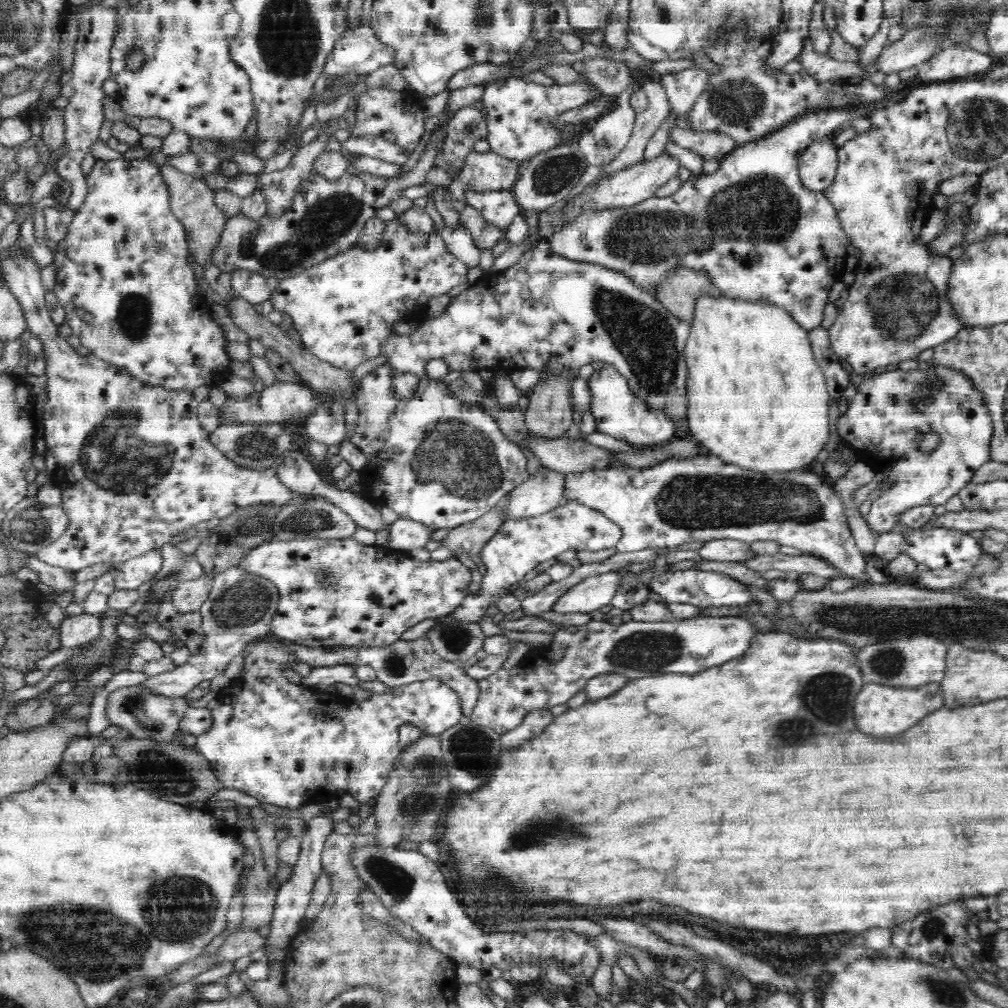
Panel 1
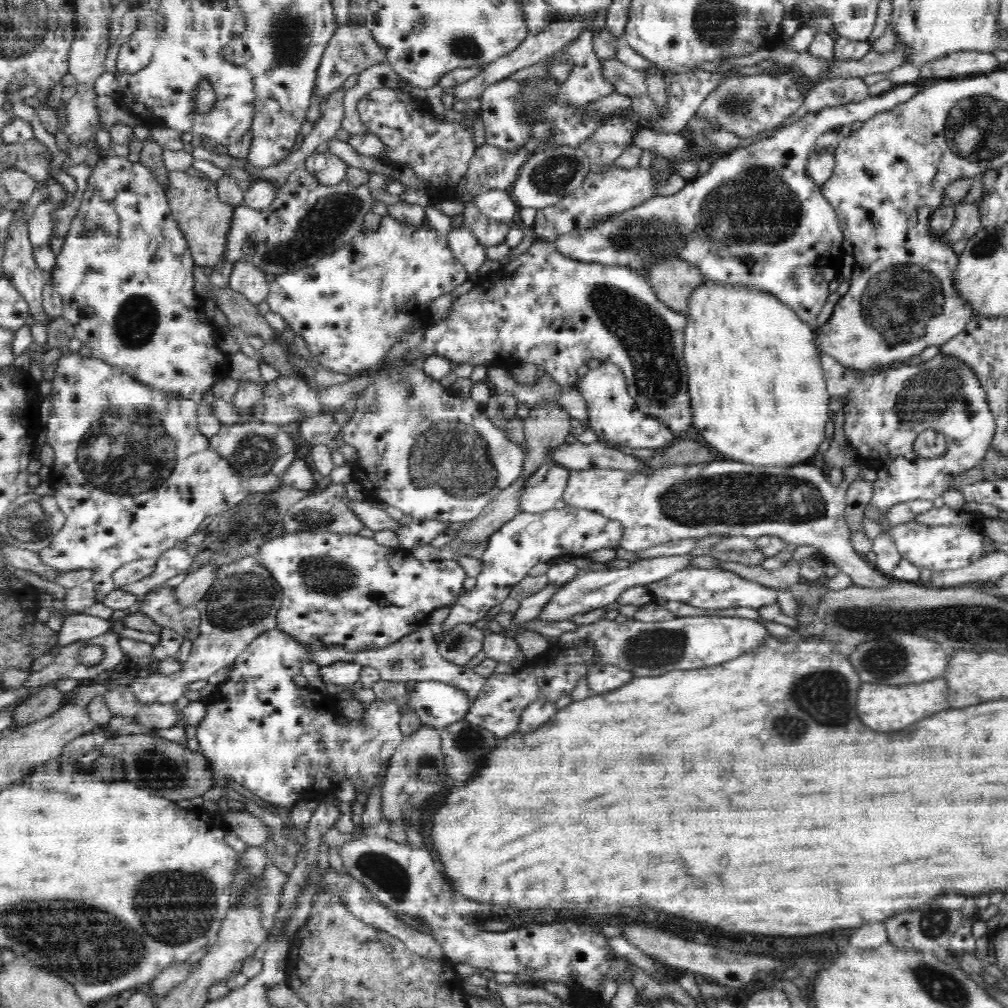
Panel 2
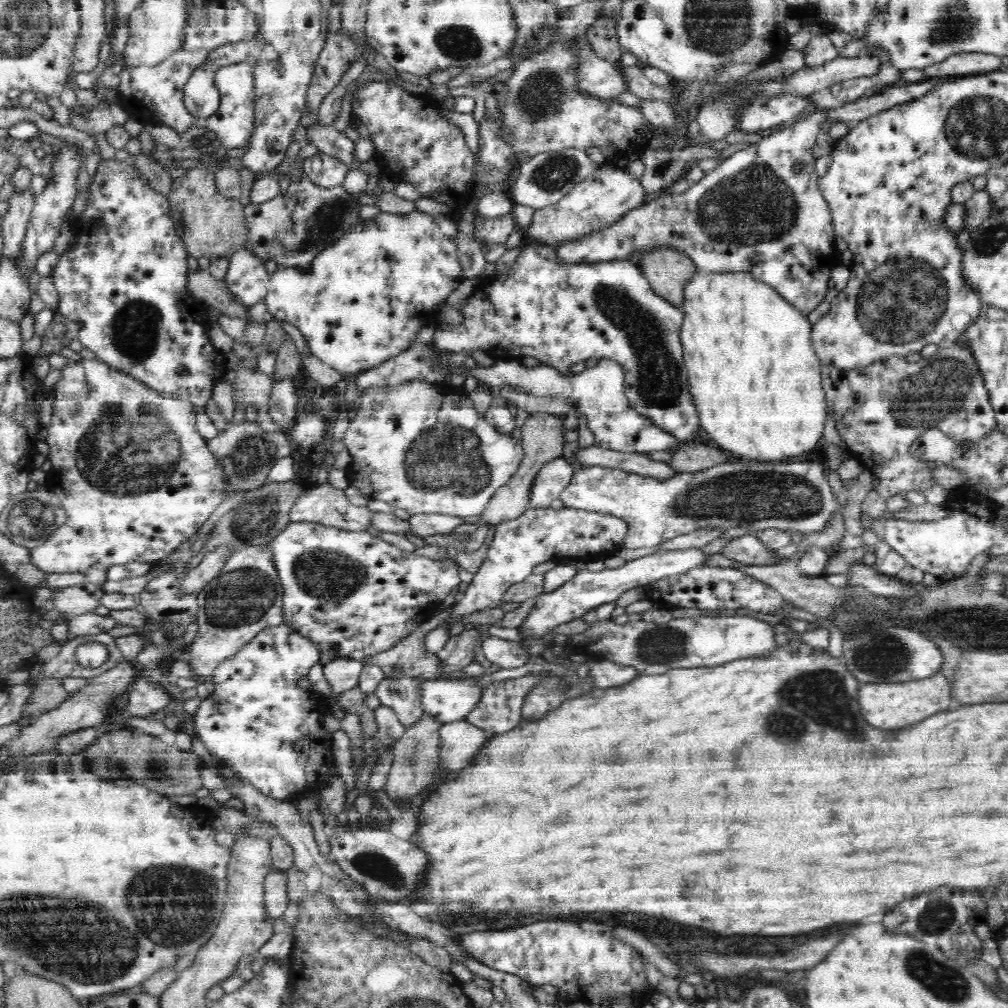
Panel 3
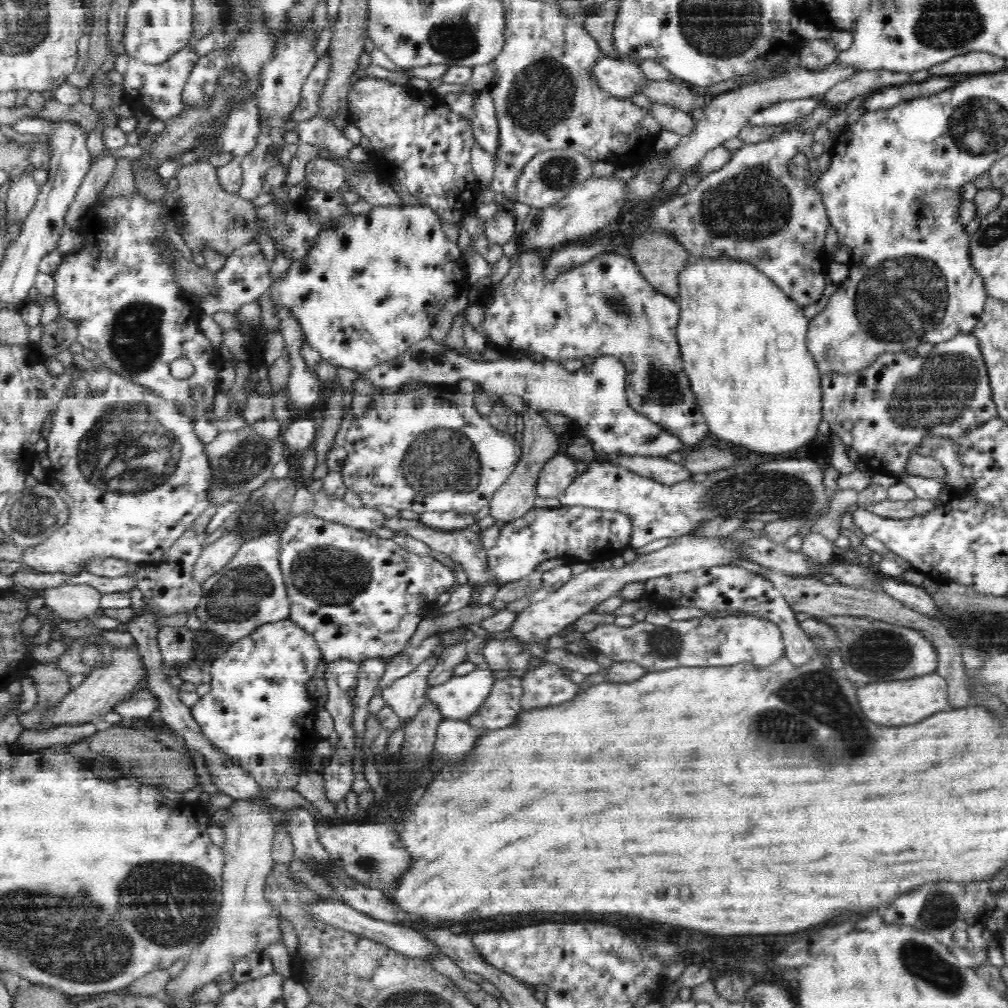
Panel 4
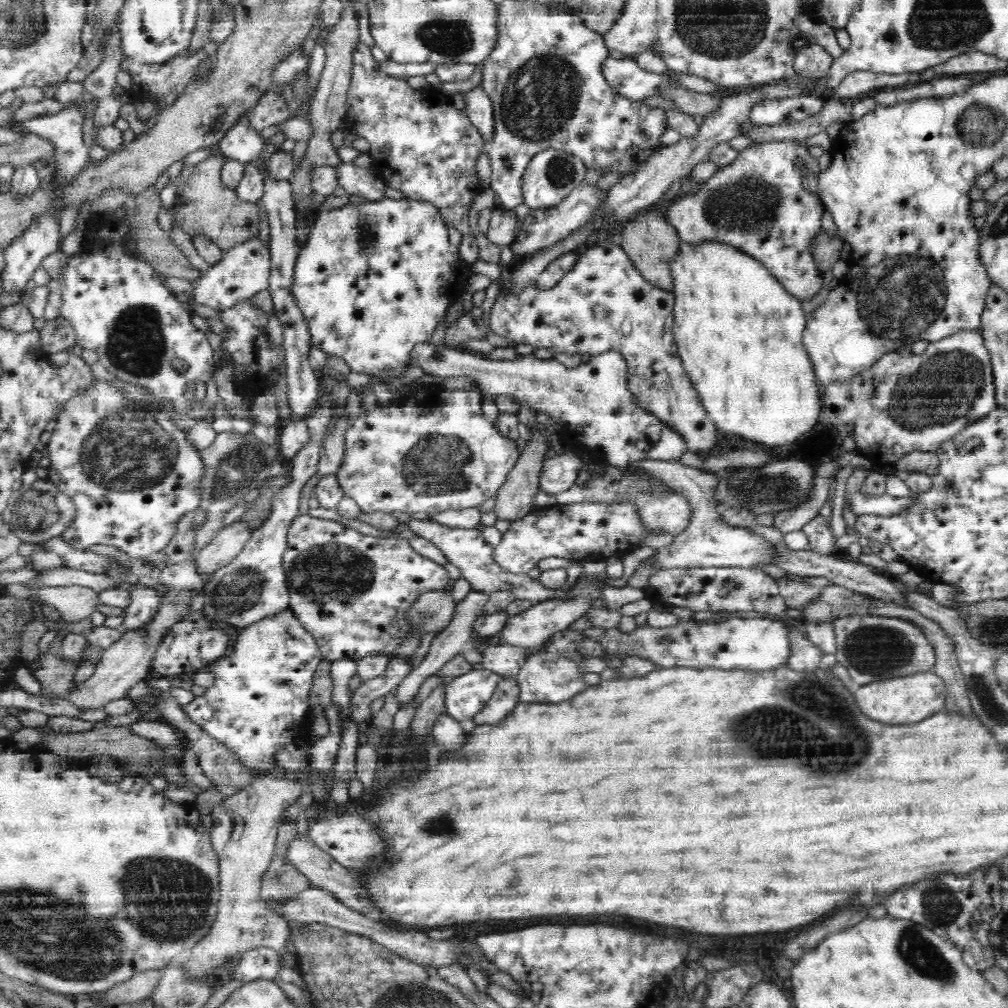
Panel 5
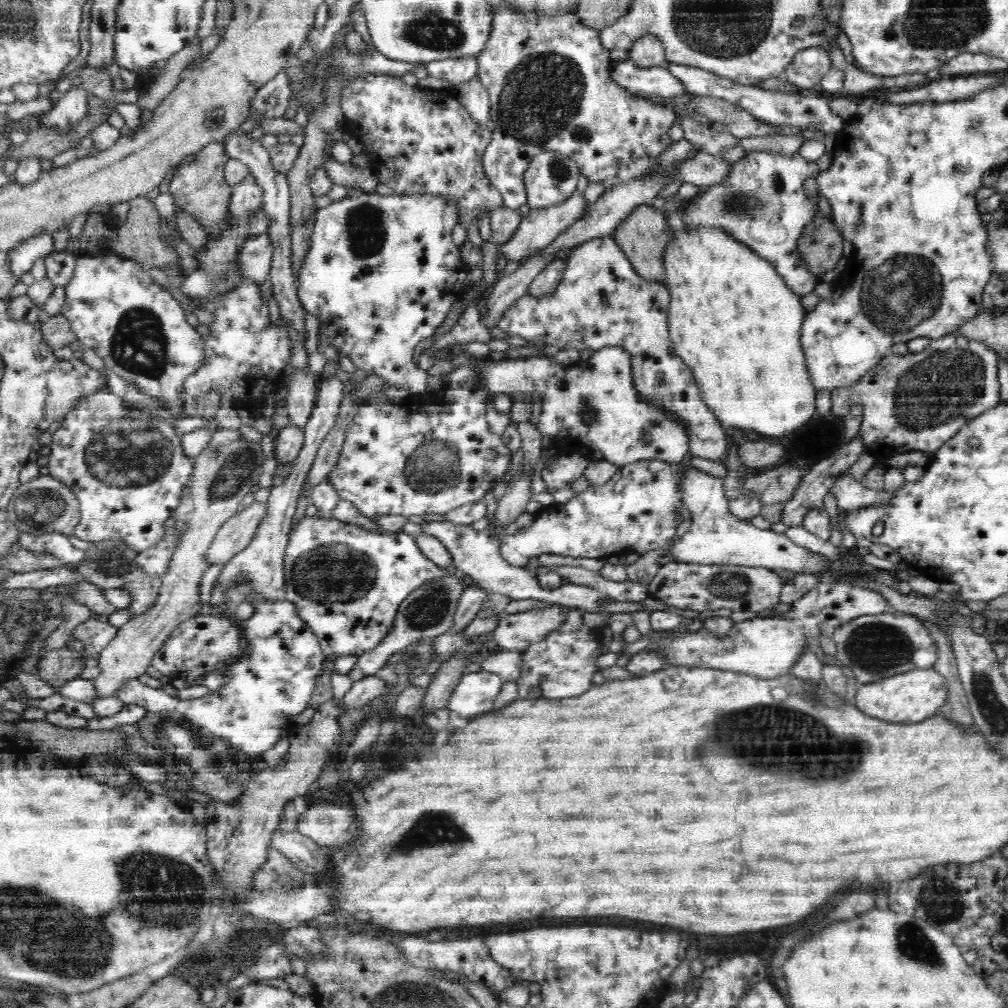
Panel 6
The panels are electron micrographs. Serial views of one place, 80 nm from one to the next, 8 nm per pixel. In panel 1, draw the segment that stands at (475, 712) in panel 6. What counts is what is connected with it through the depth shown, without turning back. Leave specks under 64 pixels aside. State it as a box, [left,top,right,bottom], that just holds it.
[195,637,464,808]

